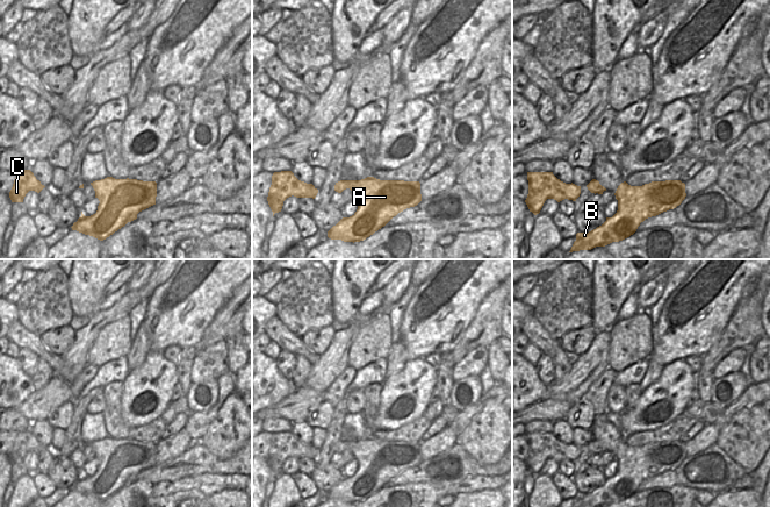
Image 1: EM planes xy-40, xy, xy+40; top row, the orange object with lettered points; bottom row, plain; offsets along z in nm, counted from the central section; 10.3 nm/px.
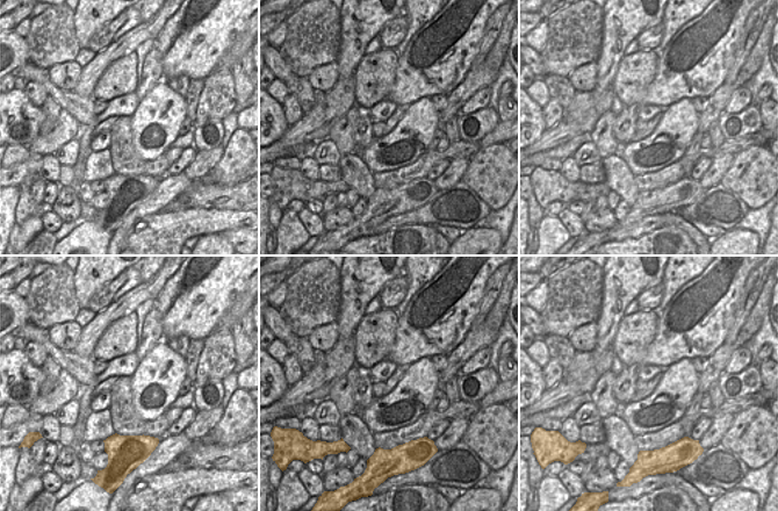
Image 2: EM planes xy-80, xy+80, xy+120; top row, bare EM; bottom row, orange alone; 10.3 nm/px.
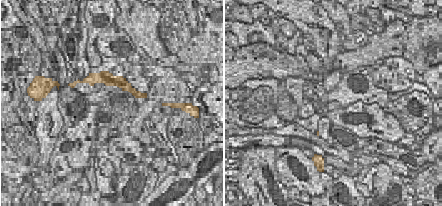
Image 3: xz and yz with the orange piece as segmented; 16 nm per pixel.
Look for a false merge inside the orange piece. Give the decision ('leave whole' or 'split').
leave whole

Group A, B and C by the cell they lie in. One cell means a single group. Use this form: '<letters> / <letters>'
A B C

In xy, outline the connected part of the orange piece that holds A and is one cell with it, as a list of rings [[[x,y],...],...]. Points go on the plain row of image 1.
[[[367,437],[361,441],[340,441],[334,451],[350,449],[358,460],[358,470],[350,478],[343,478],[328,492],[331,500],[360,502],[384,487],[394,477],[422,462],[420,443],[404,441],[380,441]]]

